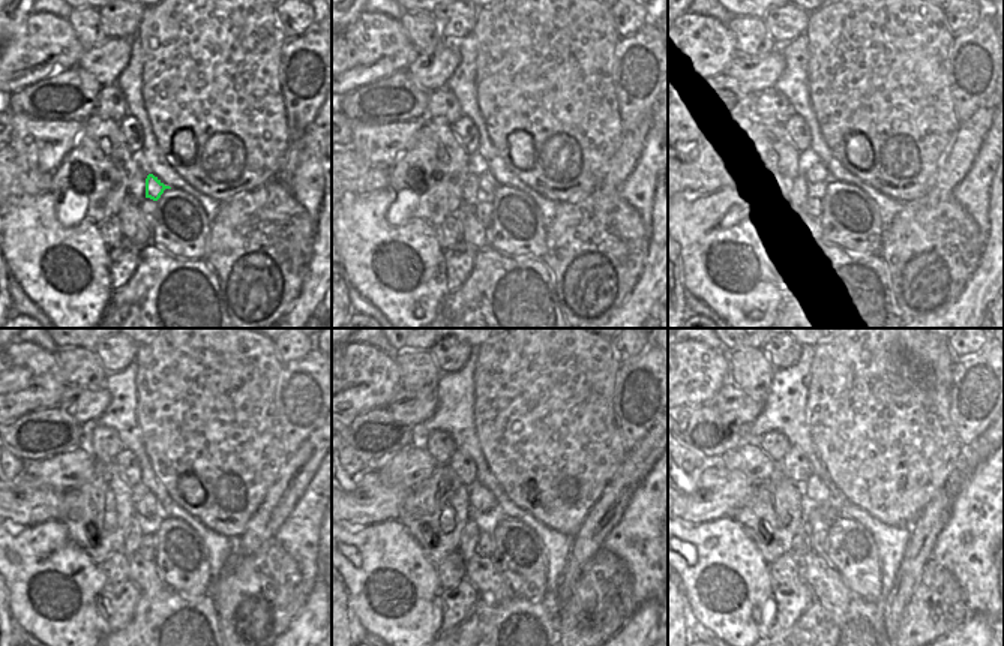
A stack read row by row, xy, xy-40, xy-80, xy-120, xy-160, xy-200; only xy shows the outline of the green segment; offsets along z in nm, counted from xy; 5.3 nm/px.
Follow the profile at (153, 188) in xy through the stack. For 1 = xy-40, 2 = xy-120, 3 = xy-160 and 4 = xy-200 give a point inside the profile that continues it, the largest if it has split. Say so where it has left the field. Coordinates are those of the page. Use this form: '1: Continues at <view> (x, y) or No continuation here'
1: Continues at xy-40 (486, 185)
2: Continues at xy-120 (146, 505)
3: Continues at xy-160 (482, 504)
4: Continues at xy-200 (815, 490)

